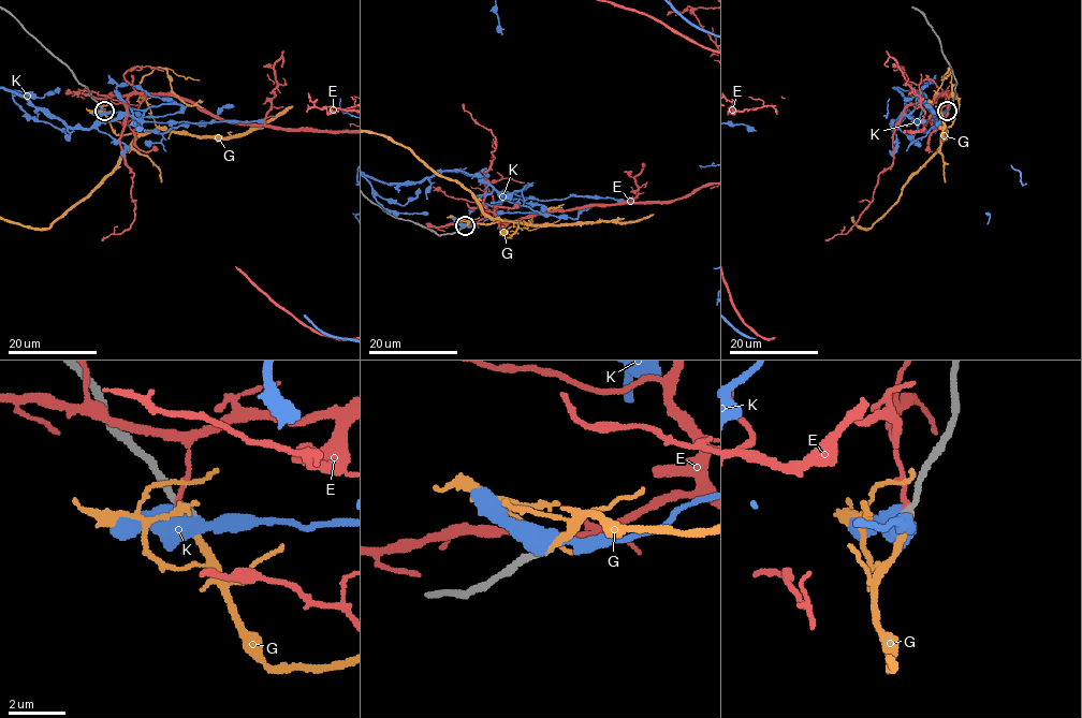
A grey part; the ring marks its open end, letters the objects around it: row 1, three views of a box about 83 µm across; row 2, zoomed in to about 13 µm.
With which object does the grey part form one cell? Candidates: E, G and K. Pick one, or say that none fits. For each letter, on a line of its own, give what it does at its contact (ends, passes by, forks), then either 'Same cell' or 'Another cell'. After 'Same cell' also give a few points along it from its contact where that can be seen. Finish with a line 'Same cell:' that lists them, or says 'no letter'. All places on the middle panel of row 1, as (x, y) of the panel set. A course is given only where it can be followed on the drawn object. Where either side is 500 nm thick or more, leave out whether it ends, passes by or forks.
E: It ends there. Another cell
G: It ends there. Another cell
K: Another cell
Same cell: no letter

